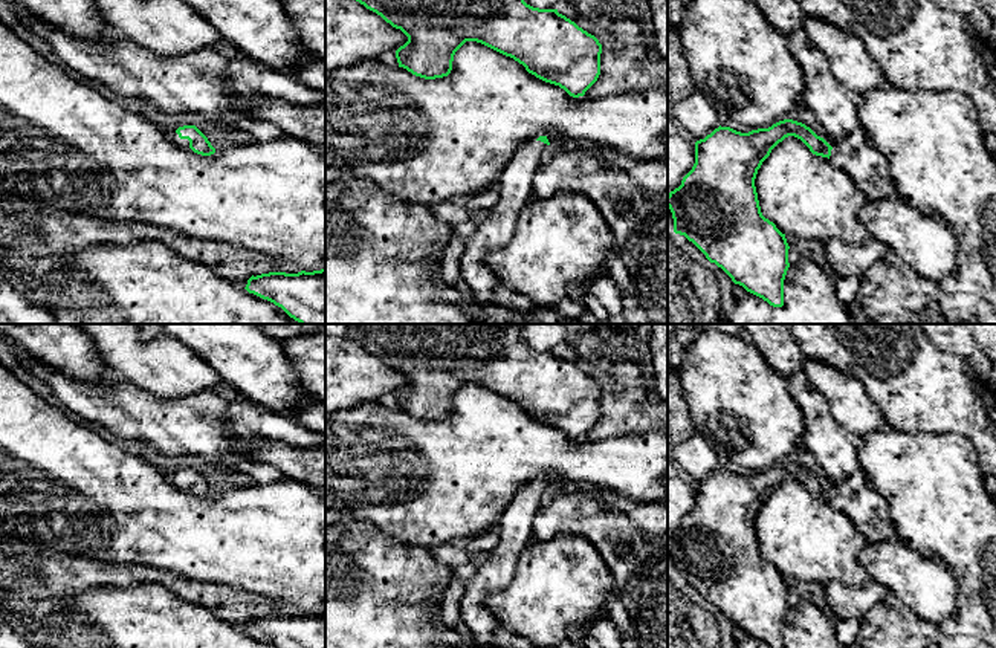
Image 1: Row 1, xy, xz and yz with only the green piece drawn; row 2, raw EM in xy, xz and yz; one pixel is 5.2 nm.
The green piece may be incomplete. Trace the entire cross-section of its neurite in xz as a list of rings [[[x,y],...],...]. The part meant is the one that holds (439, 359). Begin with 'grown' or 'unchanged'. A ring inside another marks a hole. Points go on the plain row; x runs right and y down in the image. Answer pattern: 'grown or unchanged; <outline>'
unchanged; [[[347,324],[345,338],[400,371],[408,384],[396,393],[399,410],[416,419],[435,422],[452,413],[455,394],[466,384],[481,385],[513,400],[536,420],[579,440],[600,417],[602,387],[559,356],[527,347],[522,324]]]

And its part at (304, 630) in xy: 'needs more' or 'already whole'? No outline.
already whole

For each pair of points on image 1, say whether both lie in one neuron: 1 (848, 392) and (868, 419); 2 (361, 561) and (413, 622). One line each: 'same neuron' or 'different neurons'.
1: same neuron
2: same neuron

